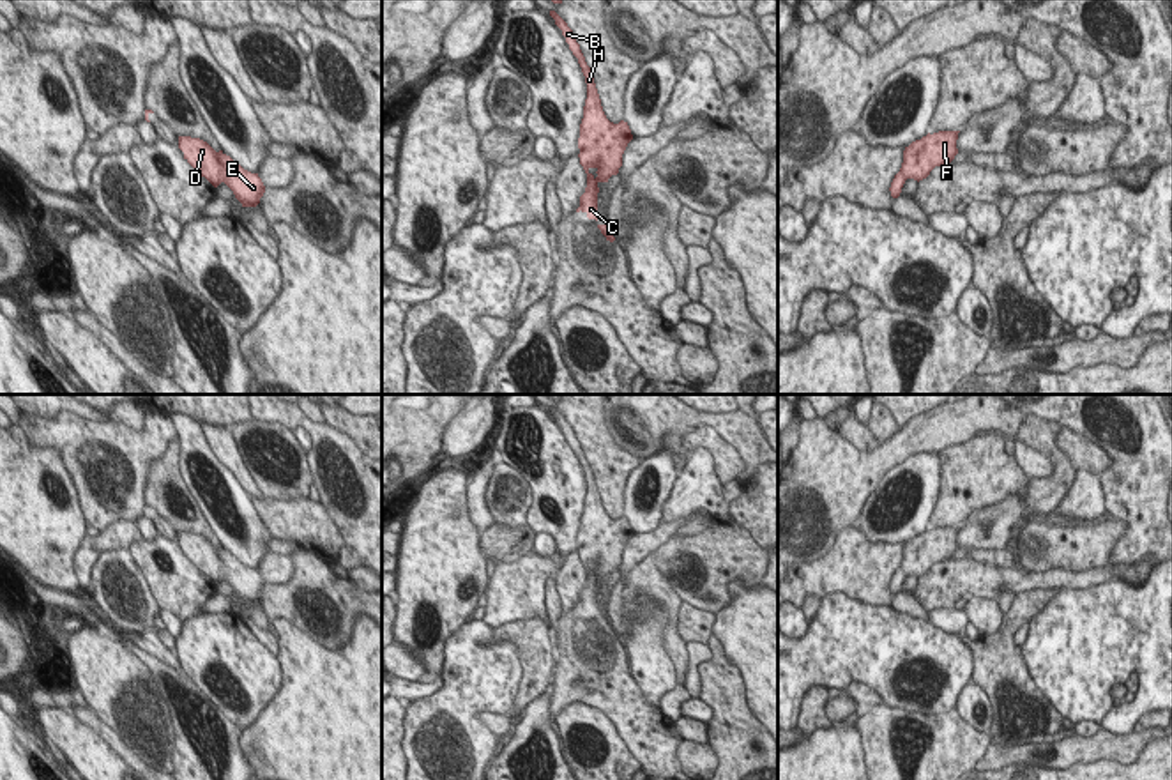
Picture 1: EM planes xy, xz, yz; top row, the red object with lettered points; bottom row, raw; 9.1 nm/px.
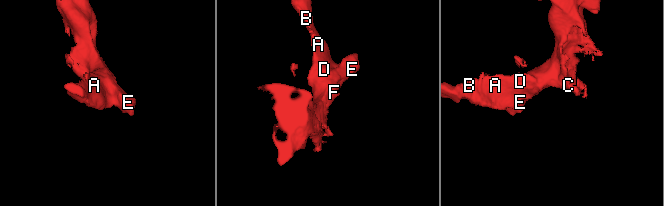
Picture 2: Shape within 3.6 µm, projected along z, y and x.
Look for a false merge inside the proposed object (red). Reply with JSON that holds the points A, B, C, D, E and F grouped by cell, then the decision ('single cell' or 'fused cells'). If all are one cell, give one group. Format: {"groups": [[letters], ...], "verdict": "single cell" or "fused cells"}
{"groups": [["A", "B", "C", "D", "E", "F"]], "verdict": "single cell"}

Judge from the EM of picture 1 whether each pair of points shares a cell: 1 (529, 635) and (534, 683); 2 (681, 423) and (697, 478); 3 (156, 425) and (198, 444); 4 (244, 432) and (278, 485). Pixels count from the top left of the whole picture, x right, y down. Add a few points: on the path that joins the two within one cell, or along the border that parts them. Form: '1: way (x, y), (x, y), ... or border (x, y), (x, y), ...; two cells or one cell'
1: way (534, 648), (534, 671); one cell
2: border (688, 455), (677, 473); two cells
3: border (170, 414), (179, 439); two cells
4: way (257, 444), (278, 466), (278, 473); one cell

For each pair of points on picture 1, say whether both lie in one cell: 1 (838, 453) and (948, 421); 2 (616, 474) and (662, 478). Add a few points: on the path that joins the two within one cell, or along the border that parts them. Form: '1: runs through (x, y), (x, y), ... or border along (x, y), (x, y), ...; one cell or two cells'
1: runs through (865, 460), (879, 460), (921, 434); one cell
2: border along (642, 460), (626, 481), (624, 512), (621, 515); two cells

